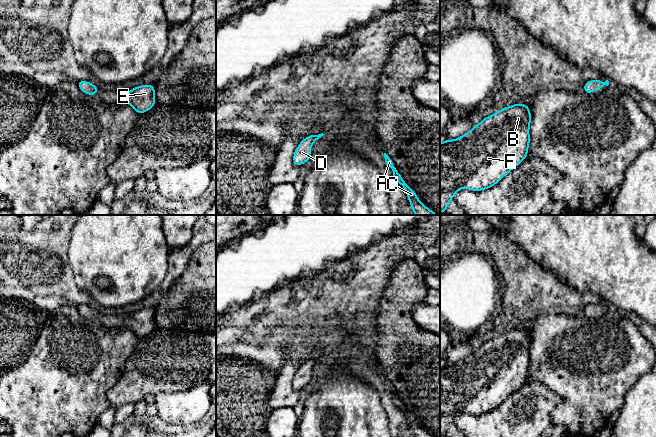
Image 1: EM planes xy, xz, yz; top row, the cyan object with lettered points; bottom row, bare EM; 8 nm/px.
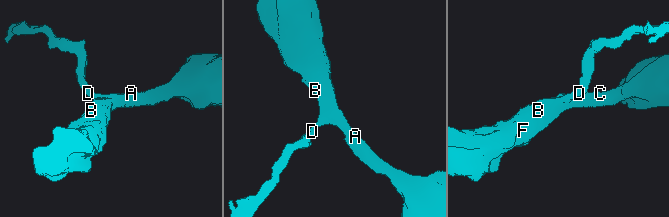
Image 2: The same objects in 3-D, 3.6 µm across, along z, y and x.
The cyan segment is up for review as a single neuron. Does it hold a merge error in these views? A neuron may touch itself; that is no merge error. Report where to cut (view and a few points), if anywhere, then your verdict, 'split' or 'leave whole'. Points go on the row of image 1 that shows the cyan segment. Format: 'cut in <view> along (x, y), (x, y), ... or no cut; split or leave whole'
no cut; leave whole

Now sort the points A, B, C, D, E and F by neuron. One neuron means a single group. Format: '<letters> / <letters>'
A B C D E F

